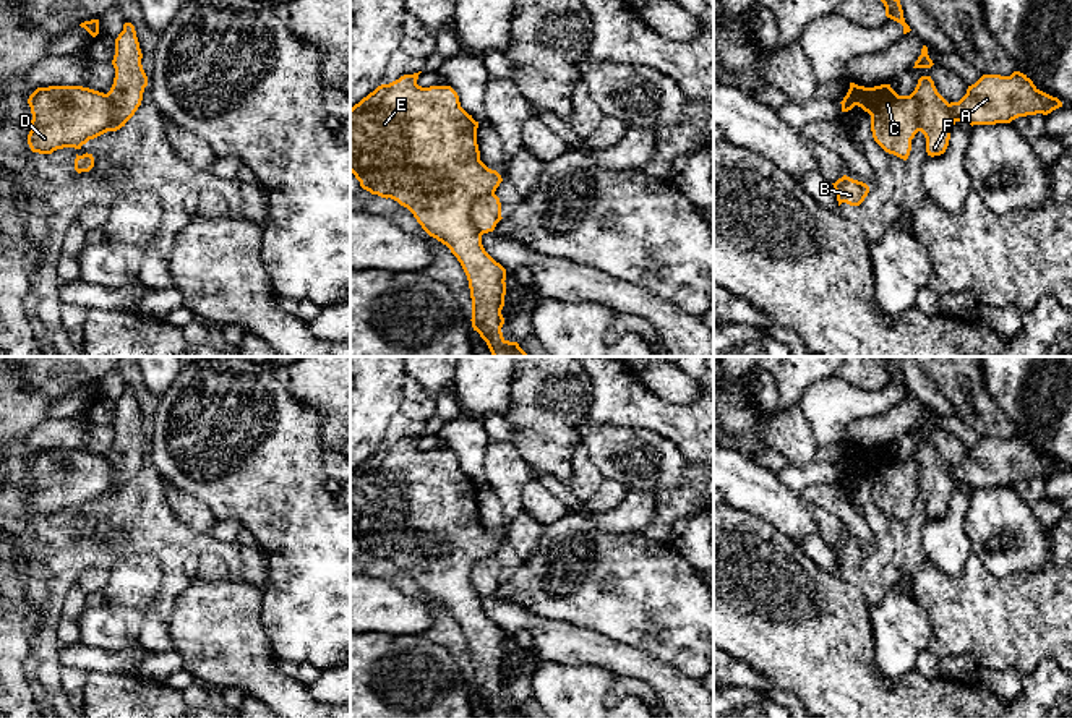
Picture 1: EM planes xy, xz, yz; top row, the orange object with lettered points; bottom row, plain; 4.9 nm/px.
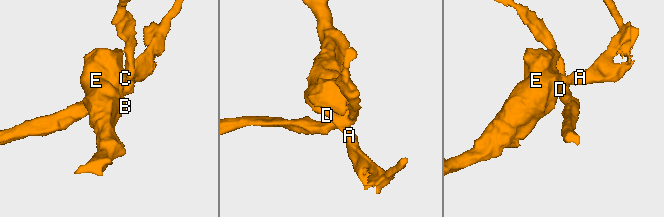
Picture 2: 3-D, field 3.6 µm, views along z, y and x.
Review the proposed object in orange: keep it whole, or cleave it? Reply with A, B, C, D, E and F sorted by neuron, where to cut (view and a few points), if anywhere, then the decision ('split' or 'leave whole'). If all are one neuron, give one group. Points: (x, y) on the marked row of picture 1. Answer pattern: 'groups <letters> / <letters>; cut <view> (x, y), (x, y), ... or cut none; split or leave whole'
groups A B C D E / F; cut xz (493, 192), (484, 193), (471, 208), (471, 222), (482, 234); split

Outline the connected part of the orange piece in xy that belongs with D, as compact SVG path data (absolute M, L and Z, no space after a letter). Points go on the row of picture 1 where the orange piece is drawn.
M83 86L37 88L28 99L32 120L28 144L32 152L81 149L112 128L114 104L107 94Z

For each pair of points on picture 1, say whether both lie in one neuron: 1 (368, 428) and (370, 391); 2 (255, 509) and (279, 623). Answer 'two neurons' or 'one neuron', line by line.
1: one neuron
2: one neuron

